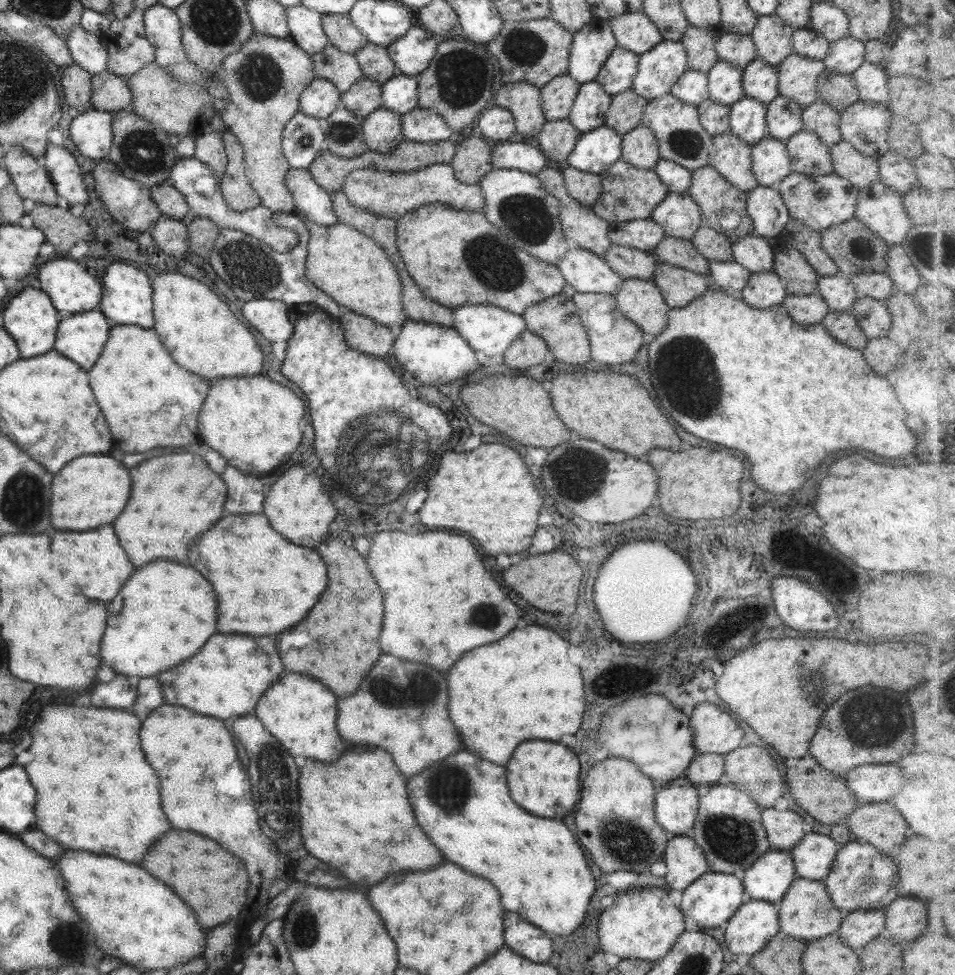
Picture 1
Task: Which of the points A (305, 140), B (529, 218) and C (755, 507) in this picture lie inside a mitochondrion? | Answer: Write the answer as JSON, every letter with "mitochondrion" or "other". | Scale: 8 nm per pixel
{"A":"mitochondrion","B":"mitochondrion","C":"other"}

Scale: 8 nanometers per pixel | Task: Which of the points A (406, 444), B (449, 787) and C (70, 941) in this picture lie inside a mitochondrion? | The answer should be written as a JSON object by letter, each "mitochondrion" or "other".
{"A":"mitochondrion","B":"mitochondrion","C":"mitochondrion"}

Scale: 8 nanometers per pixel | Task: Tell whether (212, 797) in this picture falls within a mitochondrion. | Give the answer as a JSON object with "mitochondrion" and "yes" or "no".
{"mitochondrion":"no"}

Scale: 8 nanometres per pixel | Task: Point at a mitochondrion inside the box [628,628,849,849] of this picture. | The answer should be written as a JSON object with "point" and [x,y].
{"point":[811,682]}

